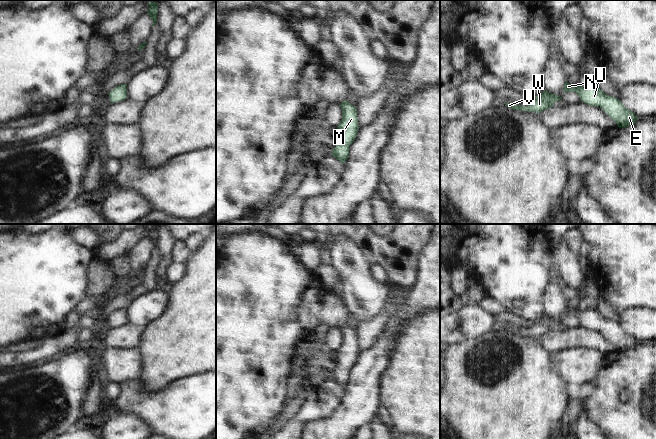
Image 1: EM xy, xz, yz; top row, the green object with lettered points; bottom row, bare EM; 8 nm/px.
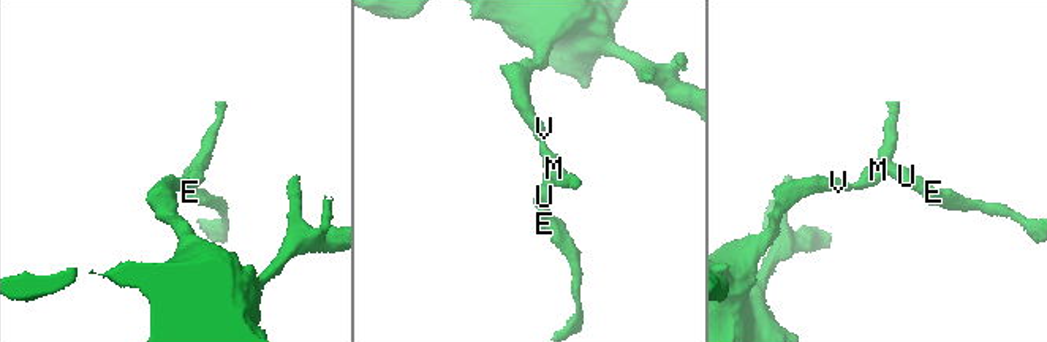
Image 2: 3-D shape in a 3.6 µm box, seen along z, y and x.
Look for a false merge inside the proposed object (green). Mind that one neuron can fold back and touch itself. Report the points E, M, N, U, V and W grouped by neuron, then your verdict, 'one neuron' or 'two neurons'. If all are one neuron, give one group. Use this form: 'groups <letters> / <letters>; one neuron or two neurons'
groups E M N U V W; one neuron

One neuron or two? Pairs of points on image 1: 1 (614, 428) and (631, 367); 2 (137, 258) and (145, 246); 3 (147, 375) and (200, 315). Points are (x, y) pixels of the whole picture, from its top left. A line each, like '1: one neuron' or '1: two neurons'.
1: one neuron
2: one neuron
3: one neuron

